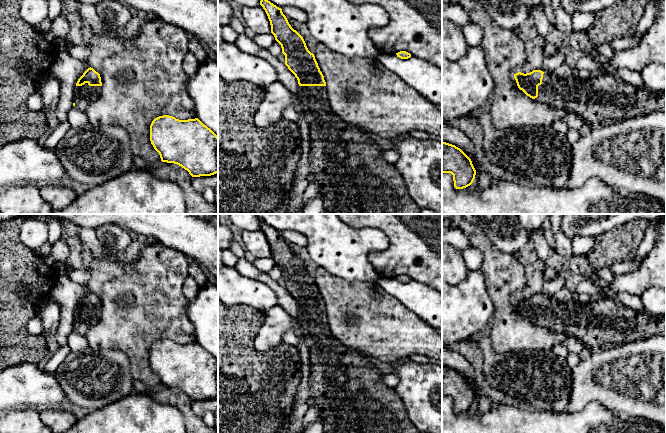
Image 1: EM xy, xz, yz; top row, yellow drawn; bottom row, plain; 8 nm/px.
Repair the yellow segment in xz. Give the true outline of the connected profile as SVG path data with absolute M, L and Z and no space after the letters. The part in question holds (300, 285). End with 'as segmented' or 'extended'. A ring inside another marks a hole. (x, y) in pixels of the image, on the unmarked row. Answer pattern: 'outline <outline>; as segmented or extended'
outline M263 221L260 229L270 245L271 257L281 269L285 289L298 304L298 333L311 357L309 401L319 406L325 433L421 433L409 419L395 389L382 383L381 371L333 336L315 280L308 274L303 261L291 251L282 233Z; extended

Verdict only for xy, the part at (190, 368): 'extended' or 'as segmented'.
as segmented

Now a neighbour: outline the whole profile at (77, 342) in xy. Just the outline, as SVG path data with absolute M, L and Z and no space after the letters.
M73 330L68 336L68 347L71 352L78 353L89 348L89 345L84 335Z

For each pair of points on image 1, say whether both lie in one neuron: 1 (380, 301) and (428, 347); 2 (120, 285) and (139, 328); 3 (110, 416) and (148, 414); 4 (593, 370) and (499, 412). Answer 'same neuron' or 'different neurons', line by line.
1: same neuron
2: same neuron
3: same neuron
4: different neurons

